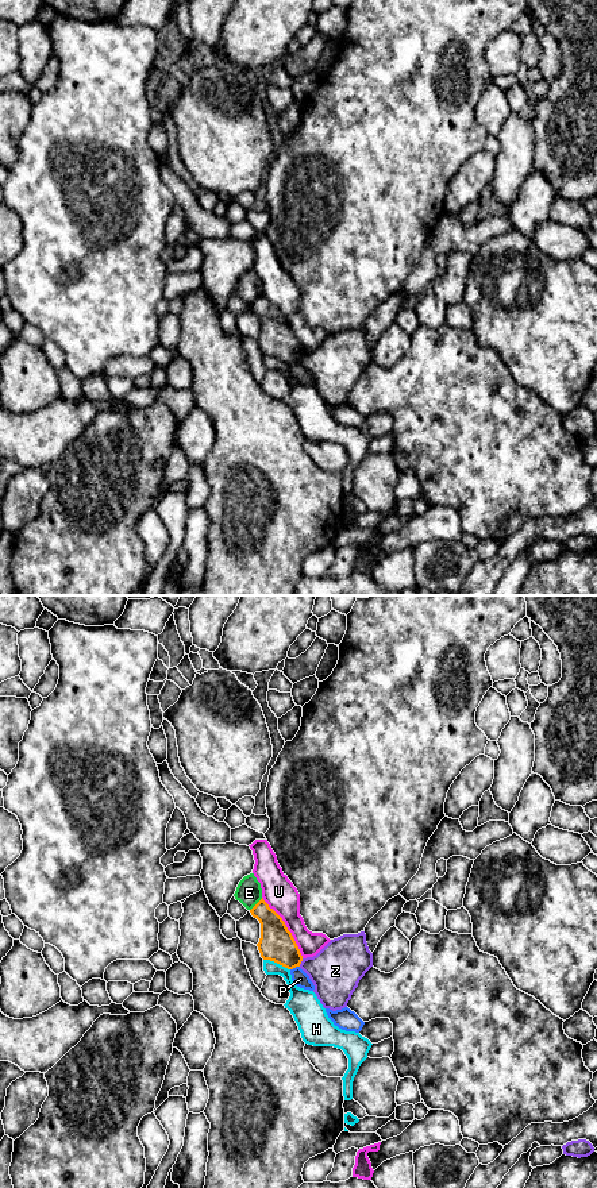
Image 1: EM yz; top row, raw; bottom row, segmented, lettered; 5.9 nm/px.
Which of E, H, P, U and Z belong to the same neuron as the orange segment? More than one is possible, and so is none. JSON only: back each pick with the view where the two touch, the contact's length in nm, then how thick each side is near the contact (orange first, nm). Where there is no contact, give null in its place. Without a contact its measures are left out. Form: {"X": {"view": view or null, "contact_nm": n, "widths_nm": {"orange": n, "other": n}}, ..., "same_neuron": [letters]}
{"same_neuron": []}

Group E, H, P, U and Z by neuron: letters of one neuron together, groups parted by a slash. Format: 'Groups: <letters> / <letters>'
Groups: E / H P / U / Z

